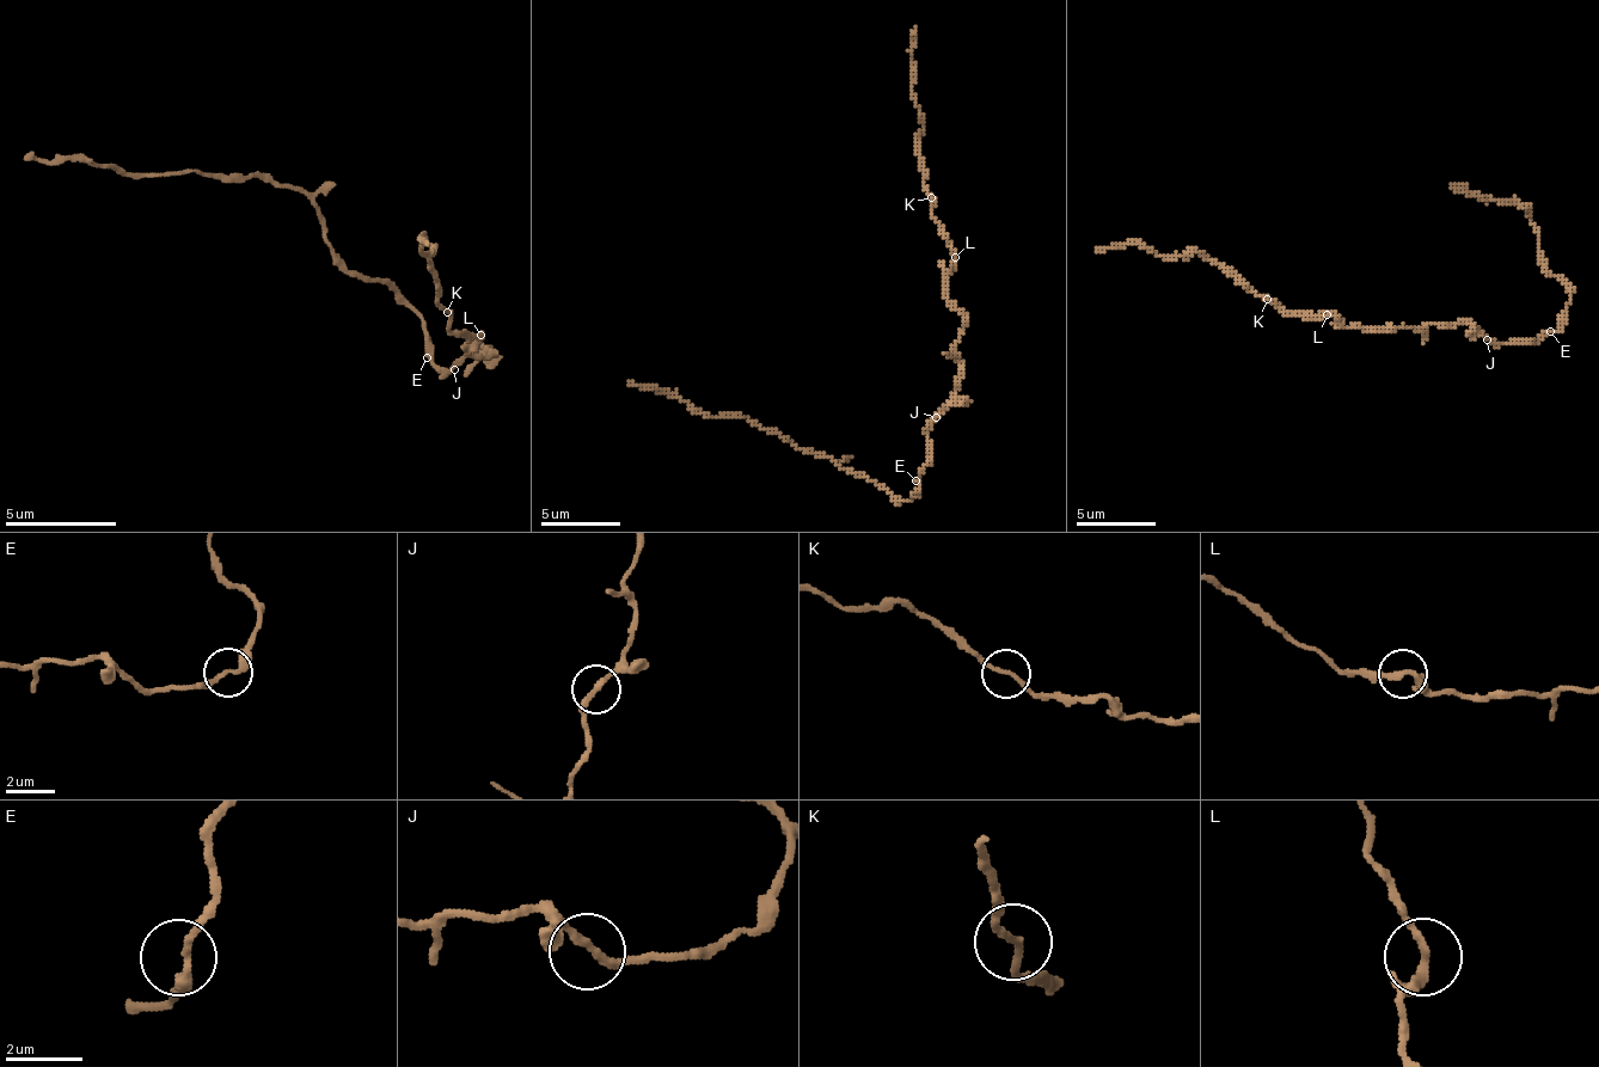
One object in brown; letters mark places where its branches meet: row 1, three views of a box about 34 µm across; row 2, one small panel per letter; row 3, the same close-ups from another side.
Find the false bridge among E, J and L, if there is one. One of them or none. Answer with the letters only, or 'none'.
none

